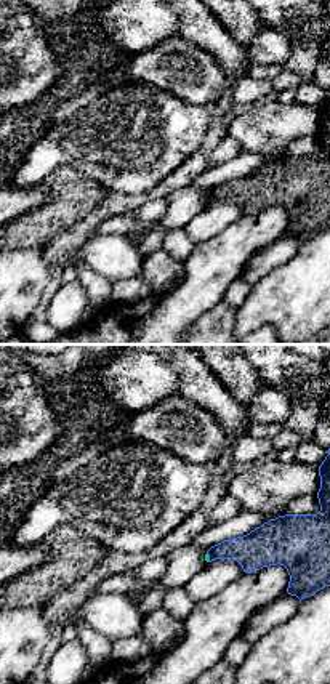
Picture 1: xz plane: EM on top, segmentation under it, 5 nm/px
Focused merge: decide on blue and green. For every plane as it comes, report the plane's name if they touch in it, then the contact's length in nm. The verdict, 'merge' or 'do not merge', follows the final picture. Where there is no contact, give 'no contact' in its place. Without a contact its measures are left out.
xz | 50 nm

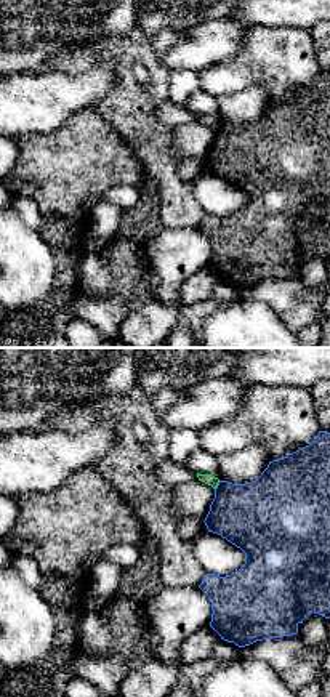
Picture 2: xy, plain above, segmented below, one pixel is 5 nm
xy | 50 nm

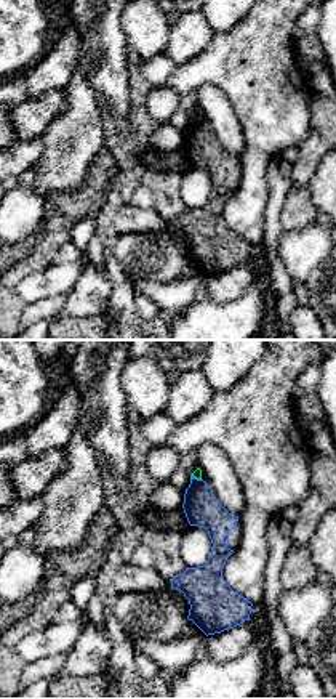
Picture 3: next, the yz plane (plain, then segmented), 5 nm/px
yz | 70 nm

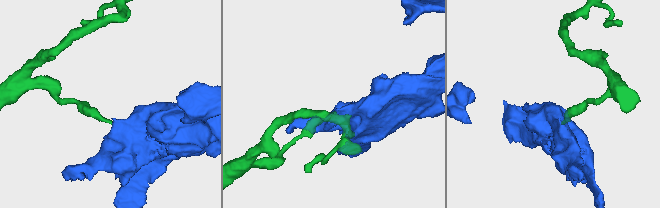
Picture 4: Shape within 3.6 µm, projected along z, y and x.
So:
do not merge

